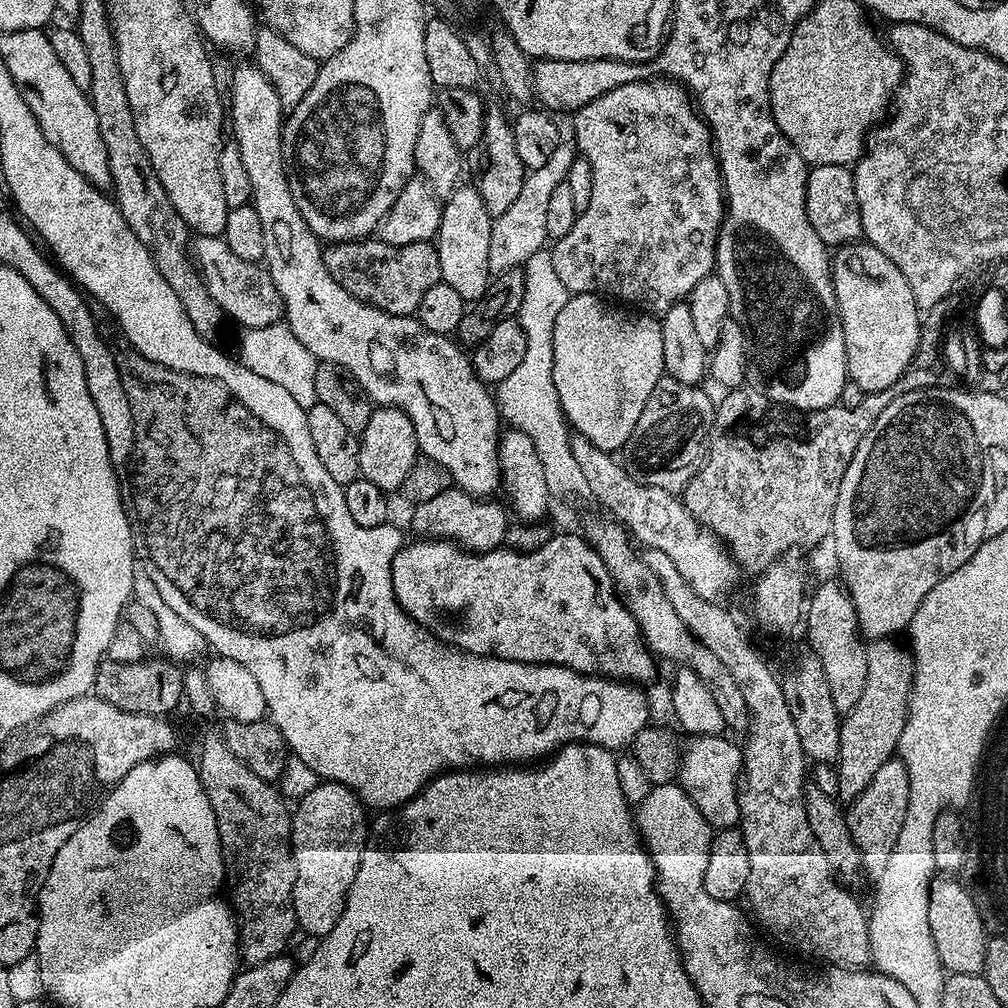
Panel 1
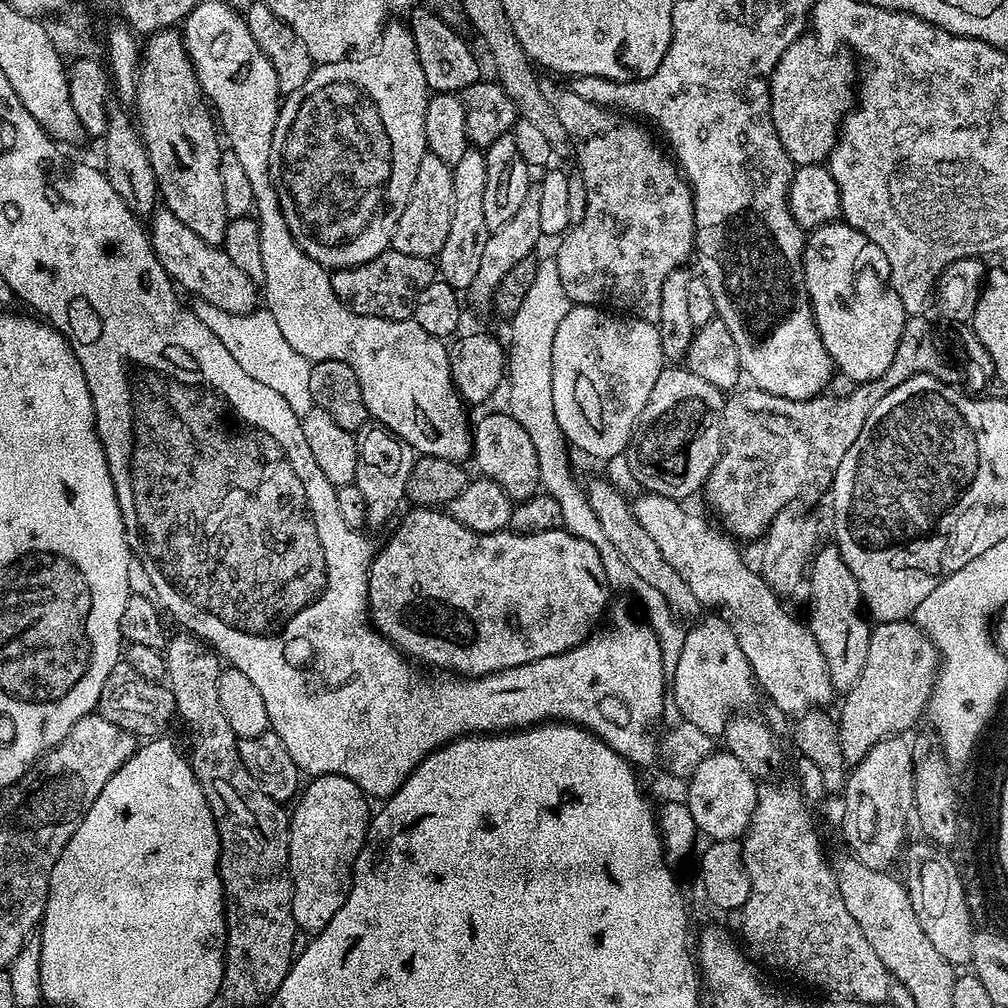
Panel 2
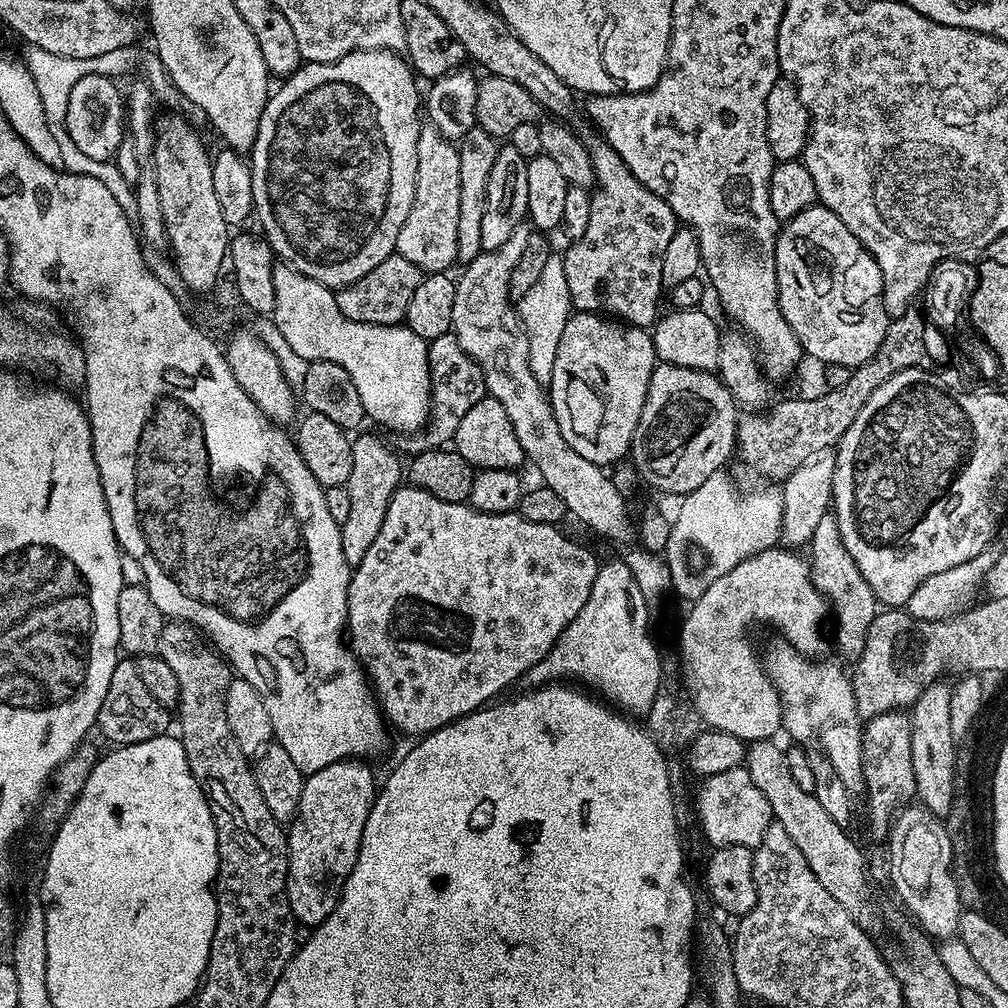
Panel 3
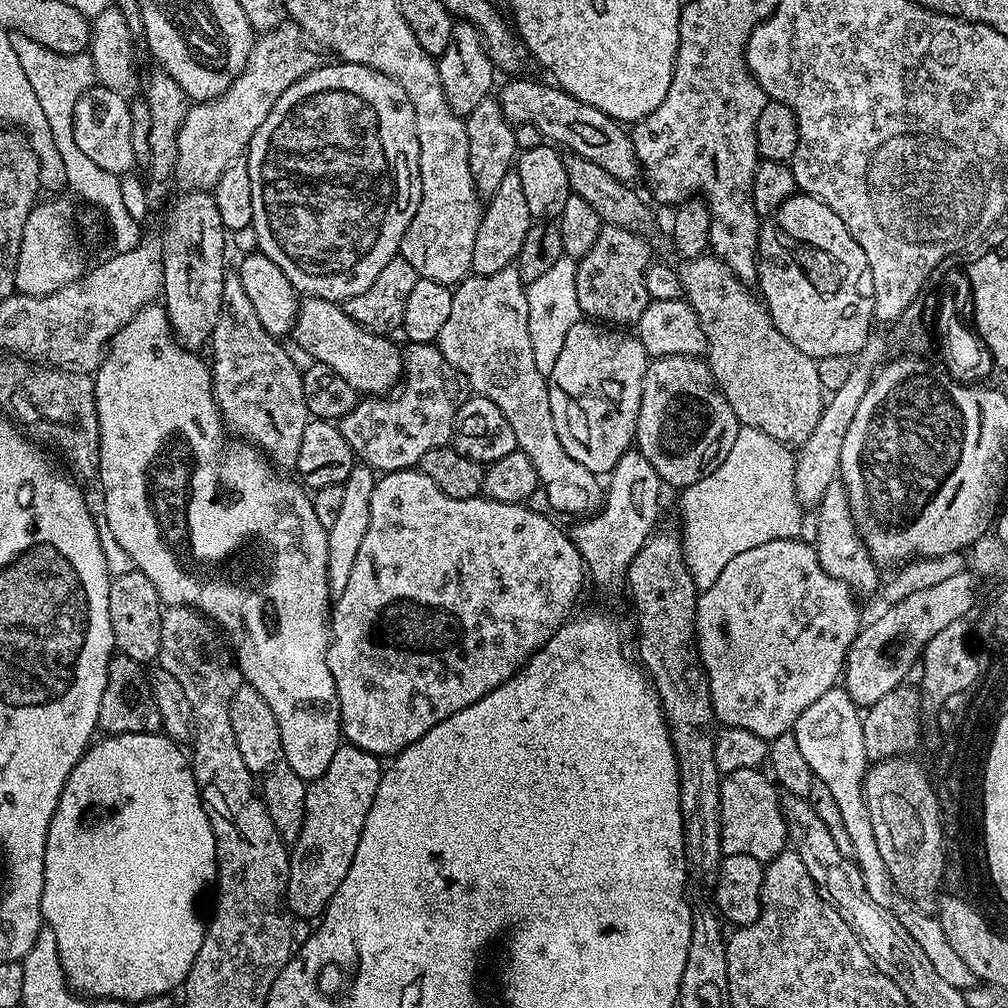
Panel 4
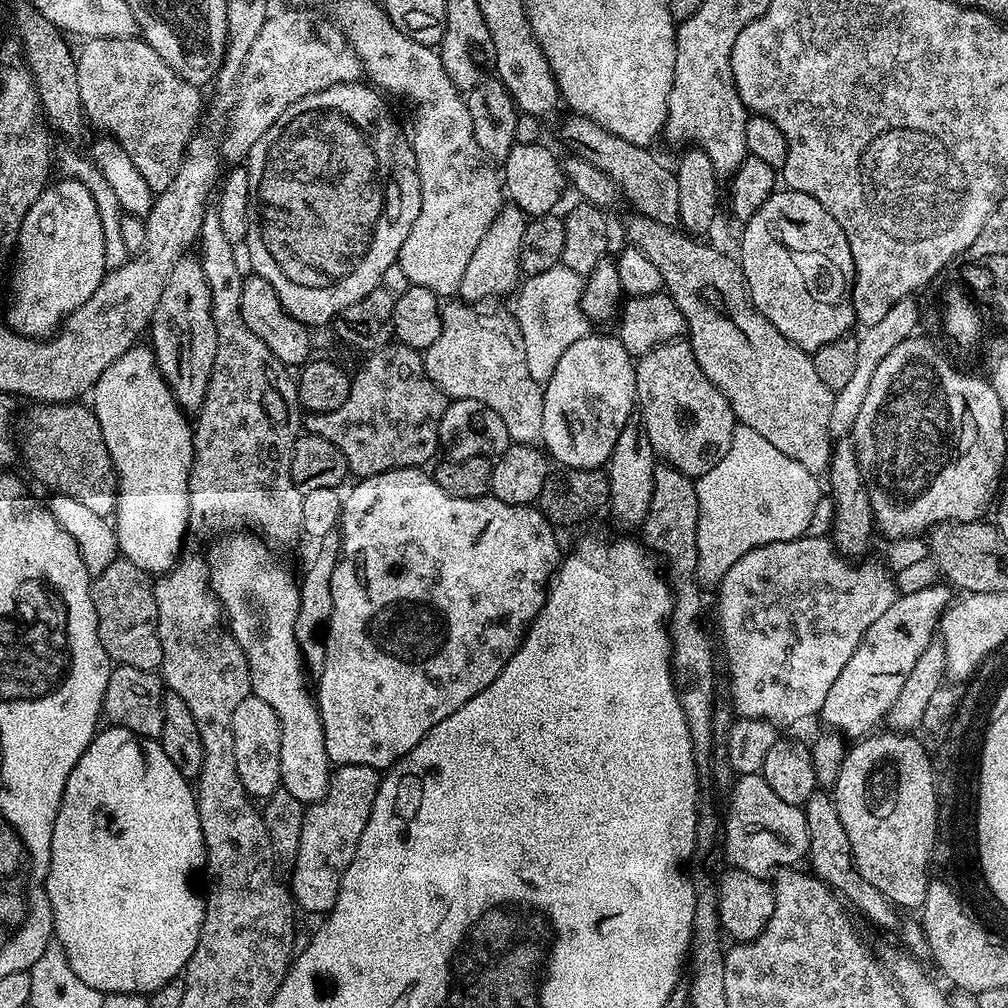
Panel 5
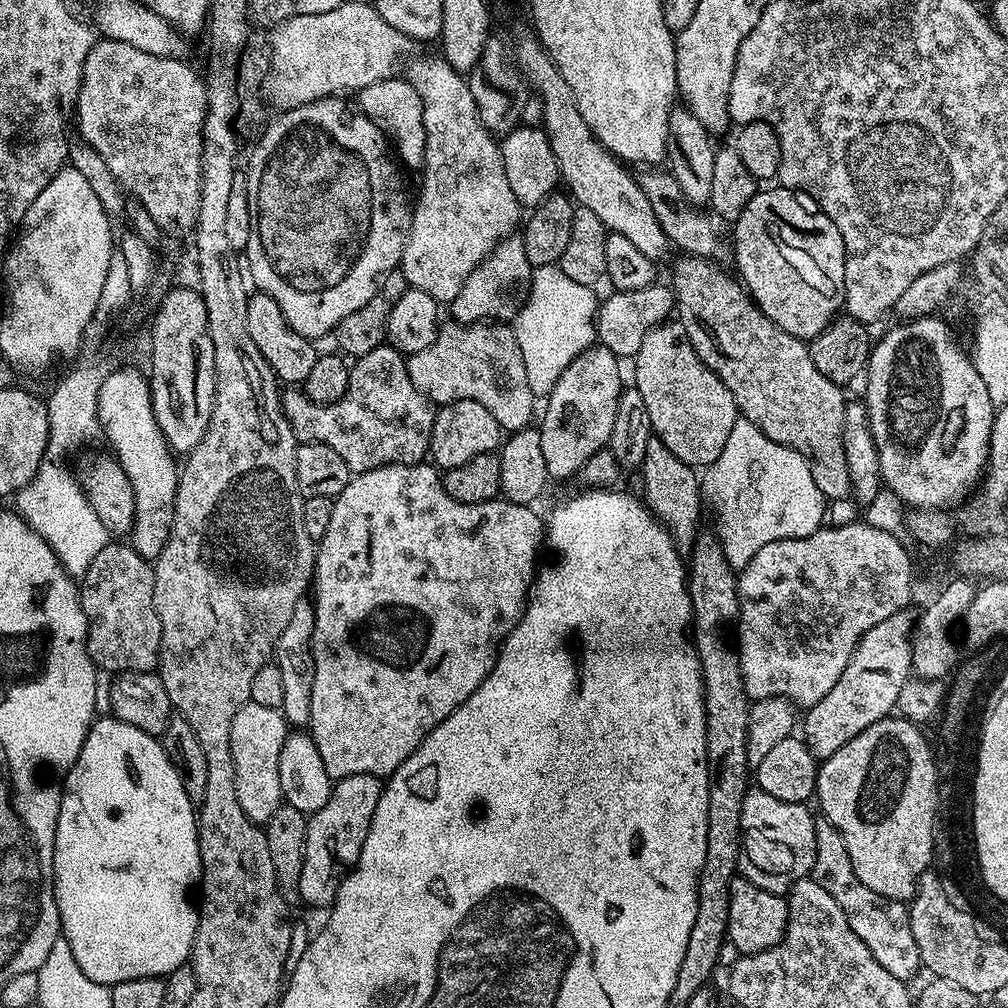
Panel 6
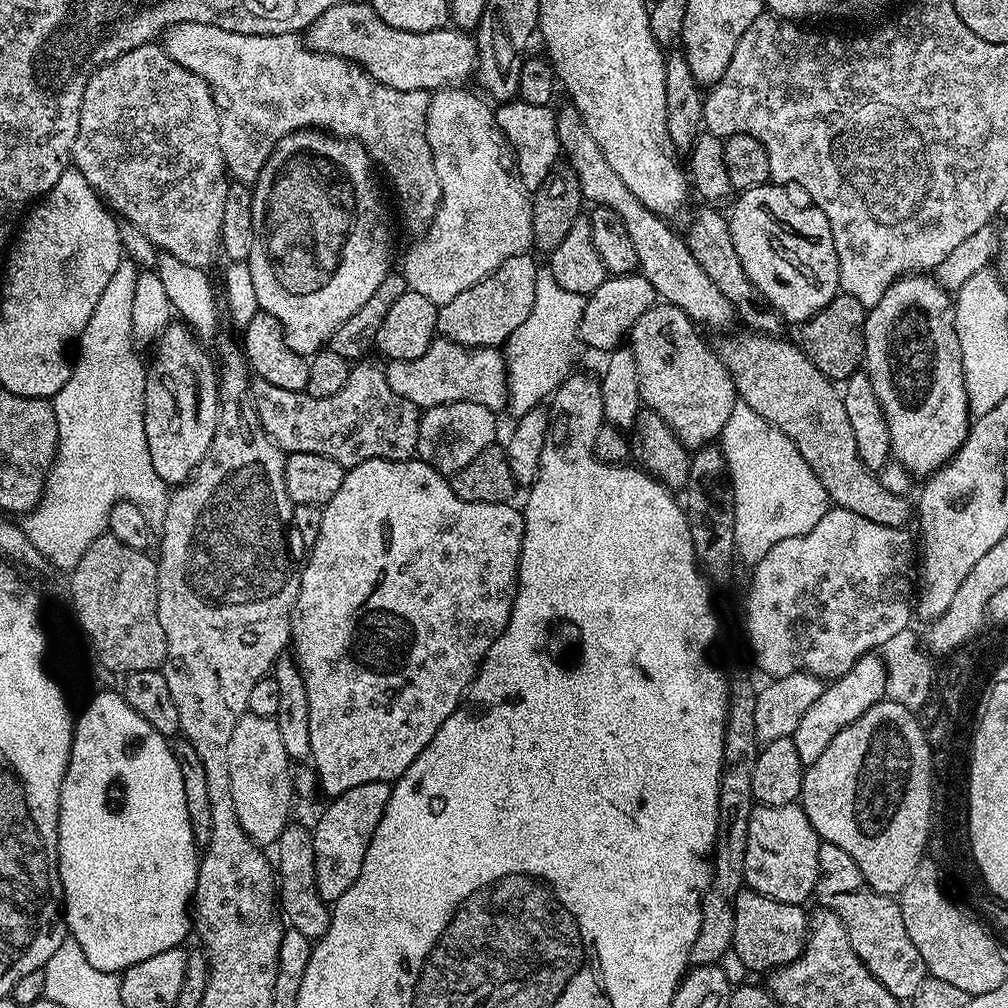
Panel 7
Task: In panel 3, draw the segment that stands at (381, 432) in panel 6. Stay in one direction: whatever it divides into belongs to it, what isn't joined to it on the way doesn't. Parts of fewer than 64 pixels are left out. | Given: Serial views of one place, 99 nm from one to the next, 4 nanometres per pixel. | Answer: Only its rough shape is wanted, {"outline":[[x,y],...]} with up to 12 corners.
{"outline":[[451,332],[428,341],[432,402],[408,454],[445,447],[486,395],[478,362]]}

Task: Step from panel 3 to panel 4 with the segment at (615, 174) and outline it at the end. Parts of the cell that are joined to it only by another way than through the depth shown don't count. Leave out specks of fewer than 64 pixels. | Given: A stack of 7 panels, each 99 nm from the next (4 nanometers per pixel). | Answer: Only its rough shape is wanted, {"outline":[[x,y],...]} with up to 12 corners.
{"outline":[[605,223],[576,260],[578,306],[635,326],[653,259],[643,235]]}

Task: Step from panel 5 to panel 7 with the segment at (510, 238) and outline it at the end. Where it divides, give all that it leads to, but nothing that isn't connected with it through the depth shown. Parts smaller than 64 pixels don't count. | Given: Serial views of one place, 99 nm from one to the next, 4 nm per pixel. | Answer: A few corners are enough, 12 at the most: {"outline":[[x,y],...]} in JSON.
{"outline":[[506,258],[436,309],[443,339],[500,348],[534,310],[538,264]]}

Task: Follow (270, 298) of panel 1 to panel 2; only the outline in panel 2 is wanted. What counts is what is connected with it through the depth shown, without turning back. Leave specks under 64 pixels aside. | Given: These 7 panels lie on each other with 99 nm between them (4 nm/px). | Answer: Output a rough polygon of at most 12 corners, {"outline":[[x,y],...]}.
{"outline":[[169,208],[152,212],[158,262],[185,293],[242,315],[257,281]]}

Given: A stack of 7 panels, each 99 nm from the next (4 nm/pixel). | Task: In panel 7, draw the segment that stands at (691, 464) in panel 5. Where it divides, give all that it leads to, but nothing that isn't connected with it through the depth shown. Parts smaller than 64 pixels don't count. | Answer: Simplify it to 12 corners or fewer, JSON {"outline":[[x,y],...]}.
{"outline":[[657,302],[630,333],[643,407],[689,450],[738,402],[698,325]]}

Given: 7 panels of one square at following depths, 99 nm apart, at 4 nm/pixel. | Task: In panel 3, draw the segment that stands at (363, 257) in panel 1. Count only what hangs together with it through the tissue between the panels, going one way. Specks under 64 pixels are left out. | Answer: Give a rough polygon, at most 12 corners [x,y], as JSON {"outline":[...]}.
{"outline":[[398,254],[335,289],[354,322],[404,324],[425,275]]}

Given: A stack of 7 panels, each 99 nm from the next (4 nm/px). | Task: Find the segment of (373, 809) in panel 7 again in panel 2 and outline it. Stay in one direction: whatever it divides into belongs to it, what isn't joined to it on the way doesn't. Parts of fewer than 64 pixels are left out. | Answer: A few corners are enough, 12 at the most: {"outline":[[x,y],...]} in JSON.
{"outline":[[314,776],[288,822],[299,931],[326,930],[368,838],[369,797]]}

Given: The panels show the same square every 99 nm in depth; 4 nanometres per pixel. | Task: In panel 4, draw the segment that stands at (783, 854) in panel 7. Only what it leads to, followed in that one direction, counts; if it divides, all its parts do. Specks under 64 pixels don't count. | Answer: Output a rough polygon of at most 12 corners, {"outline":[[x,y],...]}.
{"outline":[[760,768],[721,779],[721,850],[785,851],[781,793]]}

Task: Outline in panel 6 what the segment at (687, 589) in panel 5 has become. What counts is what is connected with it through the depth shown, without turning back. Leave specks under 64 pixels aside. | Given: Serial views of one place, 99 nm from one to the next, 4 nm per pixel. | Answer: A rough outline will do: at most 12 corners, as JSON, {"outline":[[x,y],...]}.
{"outline":[[649,438],[642,496],[679,552],[698,539],[697,469]]}

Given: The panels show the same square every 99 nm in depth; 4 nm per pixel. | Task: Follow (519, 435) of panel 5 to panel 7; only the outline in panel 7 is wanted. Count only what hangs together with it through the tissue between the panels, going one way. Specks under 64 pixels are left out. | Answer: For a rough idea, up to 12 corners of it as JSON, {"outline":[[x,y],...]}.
{"outline":[[433,340],[387,365],[390,390],[423,410],[508,402],[500,348]]}

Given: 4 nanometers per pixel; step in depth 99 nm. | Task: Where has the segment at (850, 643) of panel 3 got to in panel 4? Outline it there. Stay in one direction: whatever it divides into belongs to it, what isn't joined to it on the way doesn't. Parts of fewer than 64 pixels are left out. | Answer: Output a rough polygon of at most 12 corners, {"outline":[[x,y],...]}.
{"outline":[[841,480],[815,509],[822,570],[857,597],[874,595],[882,568],[866,550]]}

